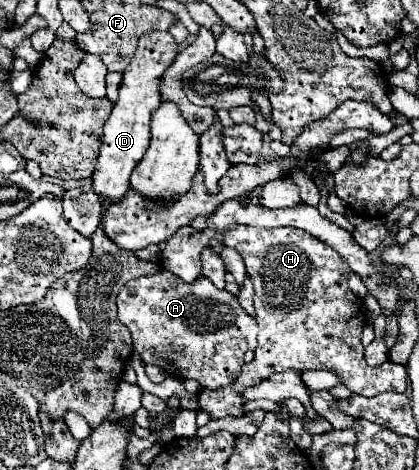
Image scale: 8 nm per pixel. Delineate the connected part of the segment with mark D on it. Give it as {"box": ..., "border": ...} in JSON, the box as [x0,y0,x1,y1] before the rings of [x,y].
{"box":[92,32,178,204],"border":[[[150,32],[138,40],[138,50],[130,66],[124,70],[120,98],[104,124],[100,156],[92,172],[92,188],[100,196],[100,202],[118,204],[130,190],[130,174],[150,144],[150,118],[152,112],[160,106],[160,76],[174,62],[176,54],[178,46],[174,44],[170,32]]]}

